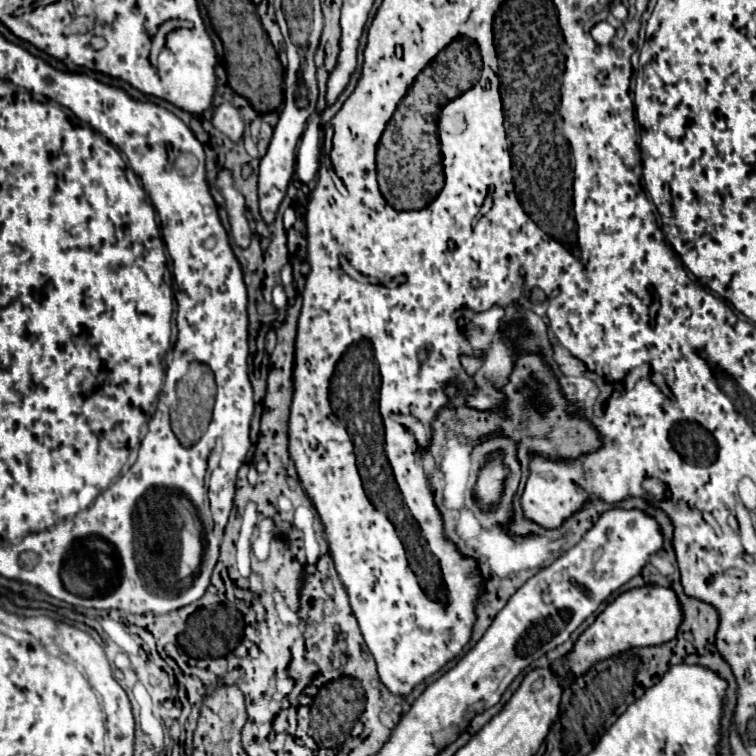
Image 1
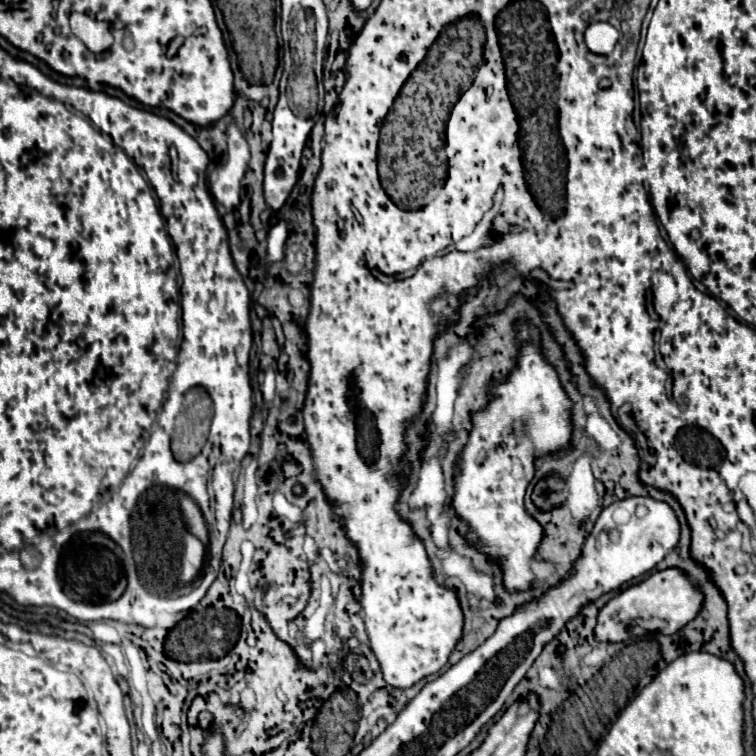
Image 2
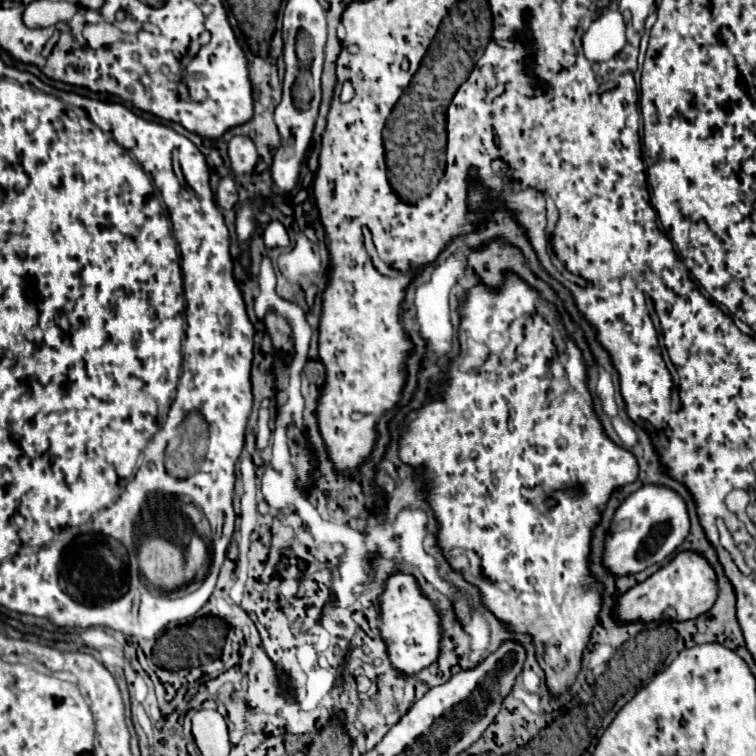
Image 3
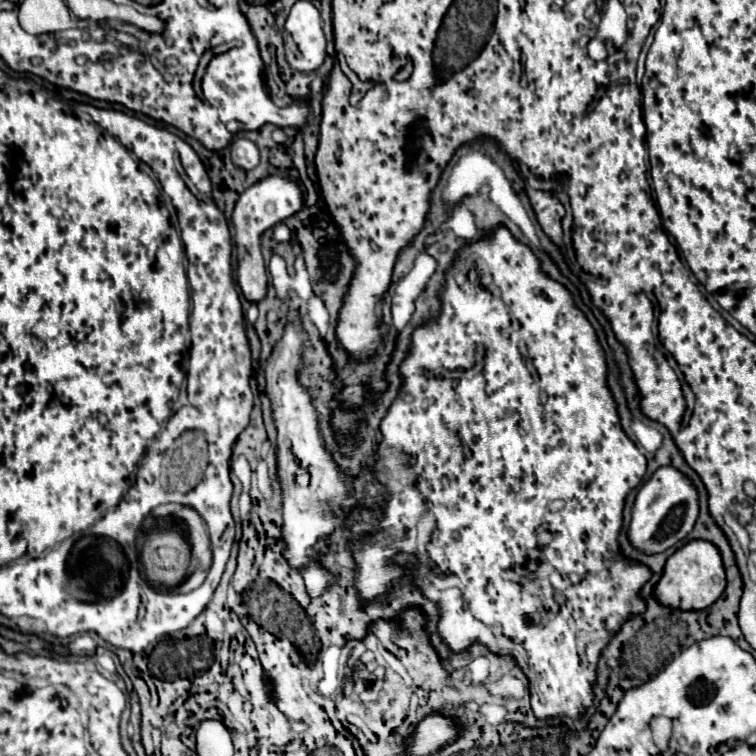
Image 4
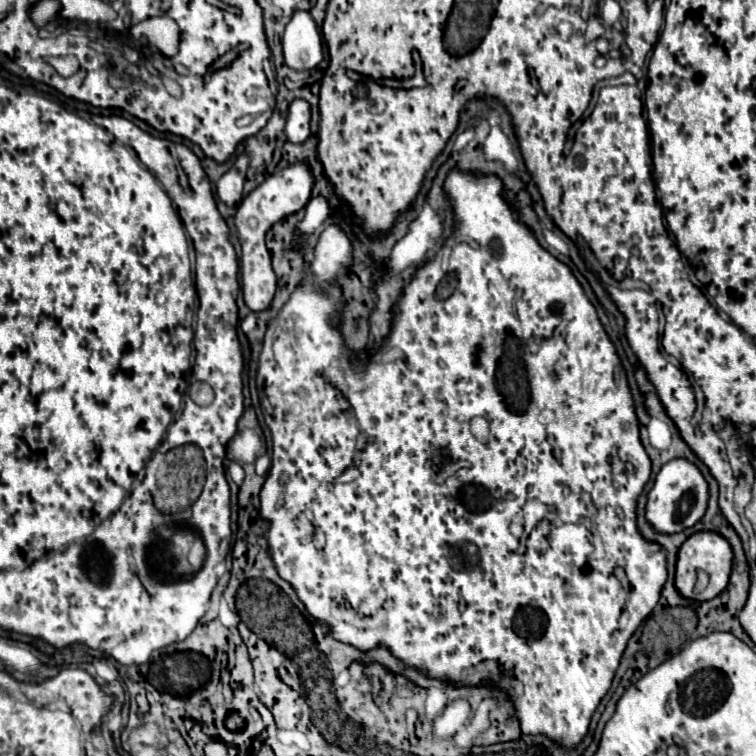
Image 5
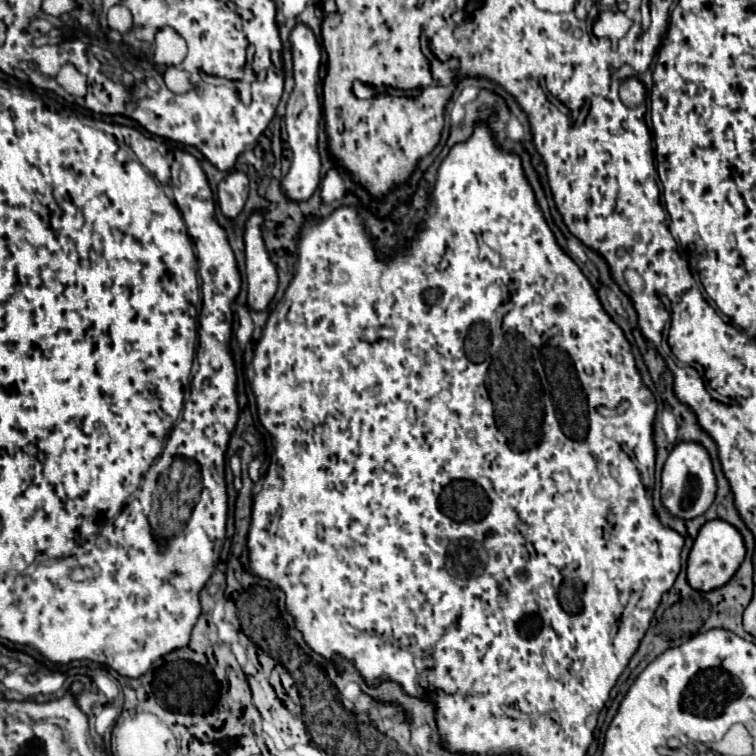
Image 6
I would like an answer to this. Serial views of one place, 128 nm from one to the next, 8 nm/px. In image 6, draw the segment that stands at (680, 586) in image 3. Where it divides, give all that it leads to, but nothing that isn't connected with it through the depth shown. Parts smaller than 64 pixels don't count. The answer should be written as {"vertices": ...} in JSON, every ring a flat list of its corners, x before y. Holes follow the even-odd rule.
{"vertices":[[708,520,696,540,694,540,694,546,690,550,690,558,688,558,688,582,692,588,696,590,702,590,702,592,710,592,714,588,720,588,724,586,736,572,736,568,740,568,742,560,746,556,746,544,744,544,744,538,740,536,740,532,728,524,726,520]]}

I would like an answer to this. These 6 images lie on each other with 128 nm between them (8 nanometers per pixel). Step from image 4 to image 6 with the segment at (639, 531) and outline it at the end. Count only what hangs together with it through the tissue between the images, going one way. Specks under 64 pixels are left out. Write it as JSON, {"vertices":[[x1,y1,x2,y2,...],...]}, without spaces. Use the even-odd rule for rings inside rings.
{"vertices":[[678,442,662,470,662,502,674,516,696,518,704,514,716,498,716,476,708,450,700,442]]}

